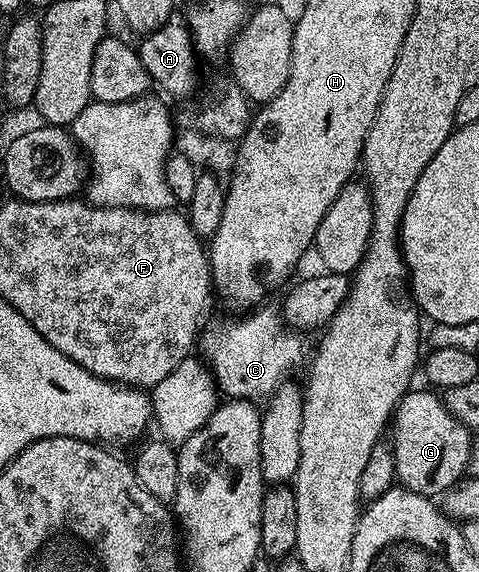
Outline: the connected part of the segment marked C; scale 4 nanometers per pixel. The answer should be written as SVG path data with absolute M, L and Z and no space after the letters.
M254 308L246 312L249 313L246 317L241 317L238 321L229 321L226 325L220 325L217 321L209 325L208 322L200 330L200 356L217 381L218 390L226 398L254 403L264 402L277 392L280 385L290 380L289 372L296 365L306 364L307 353L305 357L305 349L301 346L302 334L289 328L281 320L281 314L276 308L265 308Z

